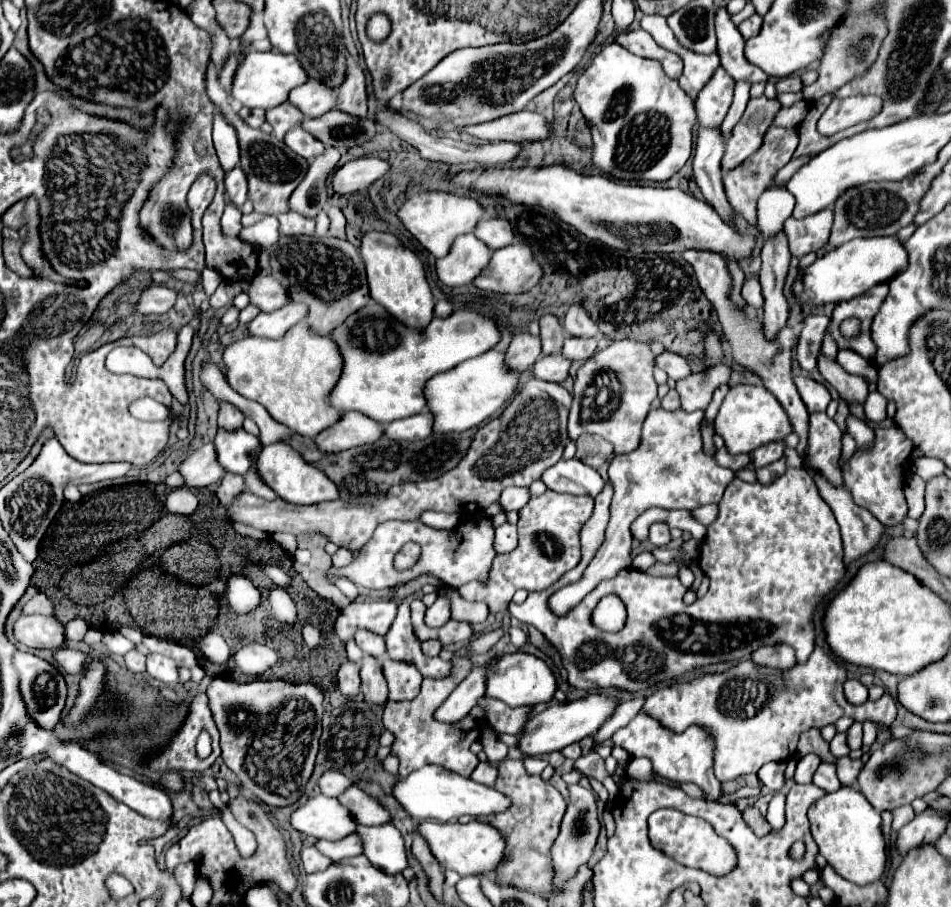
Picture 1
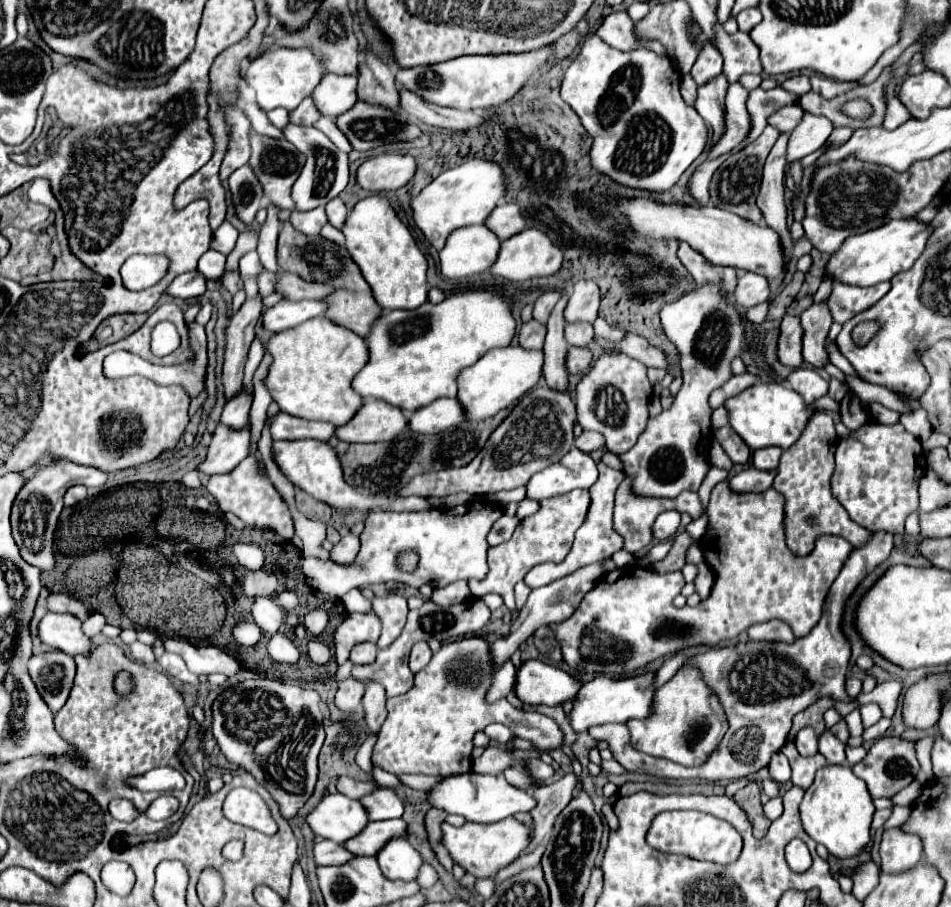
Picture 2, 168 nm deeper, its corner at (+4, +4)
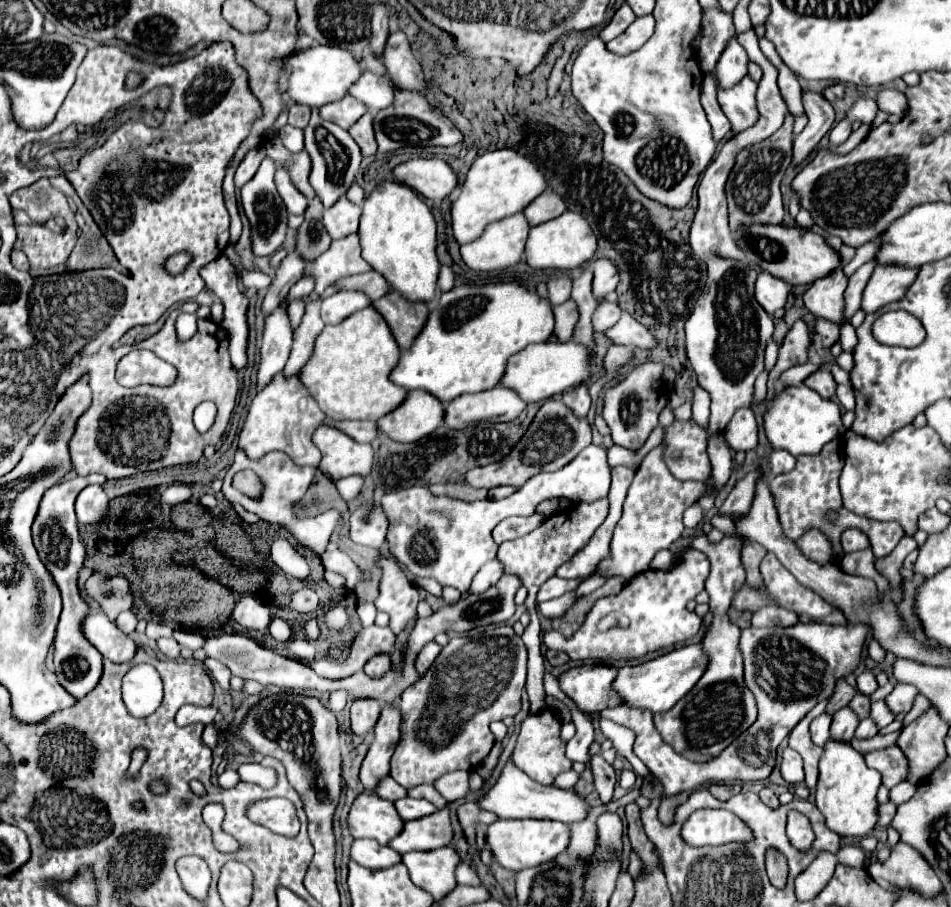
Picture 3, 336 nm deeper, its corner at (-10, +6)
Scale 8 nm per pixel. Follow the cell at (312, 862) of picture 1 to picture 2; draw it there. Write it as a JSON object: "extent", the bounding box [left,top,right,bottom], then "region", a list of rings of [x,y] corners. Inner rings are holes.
{"extent":[313,840,353,866],"region":[[[331,840],[317,842],[313,852],[315,852],[315,862],[319,866],[325,866],[325,864],[345,864],[345,862],[353,860],[353,854],[349,854],[349,850],[345,850],[341,844],[331,842]]]}

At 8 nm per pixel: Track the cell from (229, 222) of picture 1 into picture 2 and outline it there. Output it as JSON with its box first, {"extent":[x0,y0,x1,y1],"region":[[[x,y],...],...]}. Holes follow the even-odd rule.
{"extent":[211,220,237,254],"region":[[[225,220],[215,232],[213,232],[213,242],[211,248],[221,252],[221,254],[229,254],[235,248],[237,242],[237,230]]]}

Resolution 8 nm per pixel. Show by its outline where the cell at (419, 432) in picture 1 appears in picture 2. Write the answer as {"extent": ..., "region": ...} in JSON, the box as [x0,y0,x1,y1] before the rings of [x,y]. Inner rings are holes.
{"extent":[409,398,465,434],"region":[[[439,398],[409,416],[409,430],[419,434],[439,434],[465,420],[465,408],[457,398]]]}

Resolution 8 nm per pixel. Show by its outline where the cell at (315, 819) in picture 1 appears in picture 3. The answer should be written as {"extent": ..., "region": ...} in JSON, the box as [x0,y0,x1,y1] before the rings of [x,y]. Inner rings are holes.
{"extent":[347,794,403,846],"region":[[[359,794],[347,814],[347,828],[353,838],[373,838],[385,846],[391,838],[395,838],[399,834],[399,830],[403,828],[403,820],[395,812],[393,802],[385,802],[383,798],[379,798],[375,794]]]}

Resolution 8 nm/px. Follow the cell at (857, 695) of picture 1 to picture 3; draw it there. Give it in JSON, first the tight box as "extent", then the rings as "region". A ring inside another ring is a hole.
{"extent":[857,672,877,696],"region":[[[863,672],[857,676],[857,690],[865,696],[869,696],[871,692],[877,690],[877,680],[875,680],[875,674],[873,672]]]}

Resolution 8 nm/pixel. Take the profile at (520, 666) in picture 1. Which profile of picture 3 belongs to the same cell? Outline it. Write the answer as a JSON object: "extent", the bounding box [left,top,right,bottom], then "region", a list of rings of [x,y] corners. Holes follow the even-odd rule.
{"extent":[559,664,619,712],"region":[[[585,664],[563,672],[559,676],[559,688],[577,704],[581,712],[601,712],[605,708],[619,706],[619,696],[611,692],[615,676],[617,668],[613,666]]]}

